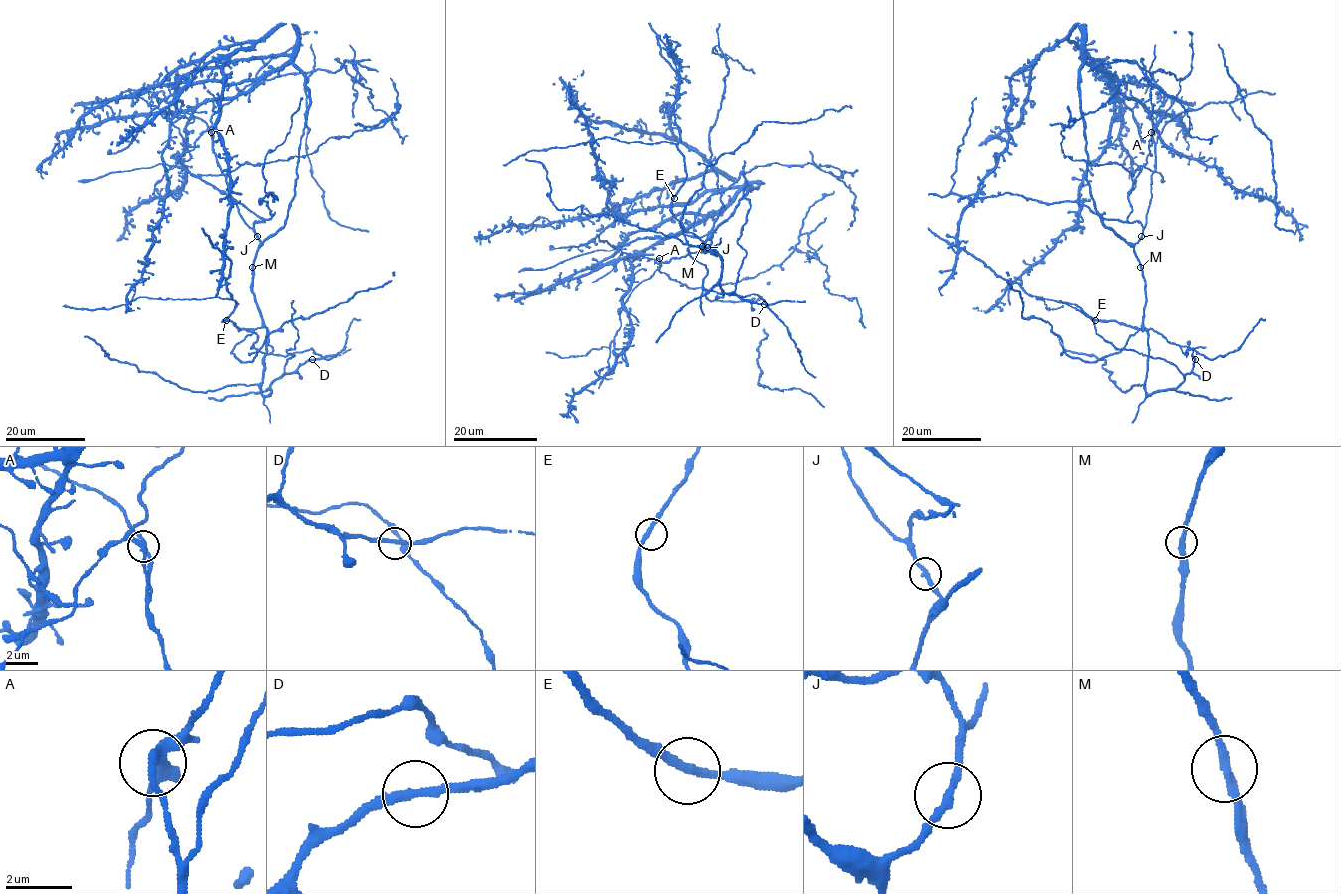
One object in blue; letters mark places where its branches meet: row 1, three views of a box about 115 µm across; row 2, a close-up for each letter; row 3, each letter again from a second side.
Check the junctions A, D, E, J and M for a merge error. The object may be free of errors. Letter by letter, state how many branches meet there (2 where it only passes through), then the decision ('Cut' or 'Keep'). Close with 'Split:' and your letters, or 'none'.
A: Branches: 2. Cut
D: Branches: 2. Keep
E: Branches: 2. Keep
J: Branches: 2. Keep
M: Branches: 2. Keep
Split: A

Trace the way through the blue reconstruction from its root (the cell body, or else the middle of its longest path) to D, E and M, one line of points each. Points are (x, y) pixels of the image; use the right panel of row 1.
D: (1119, 324), (1143, 328), (1148, 336), (1146, 395), (1174, 389), (1190, 372), (1195, 359)
E: (1119, 324), (1095, 320)
M: (1119, 324), (1139, 329), (1142, 326), (1145, 292), (1140, 267)

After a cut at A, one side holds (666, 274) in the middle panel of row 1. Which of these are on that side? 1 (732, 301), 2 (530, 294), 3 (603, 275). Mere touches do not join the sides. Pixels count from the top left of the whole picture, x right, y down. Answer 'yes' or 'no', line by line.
1: yes
2: no
3: yes

